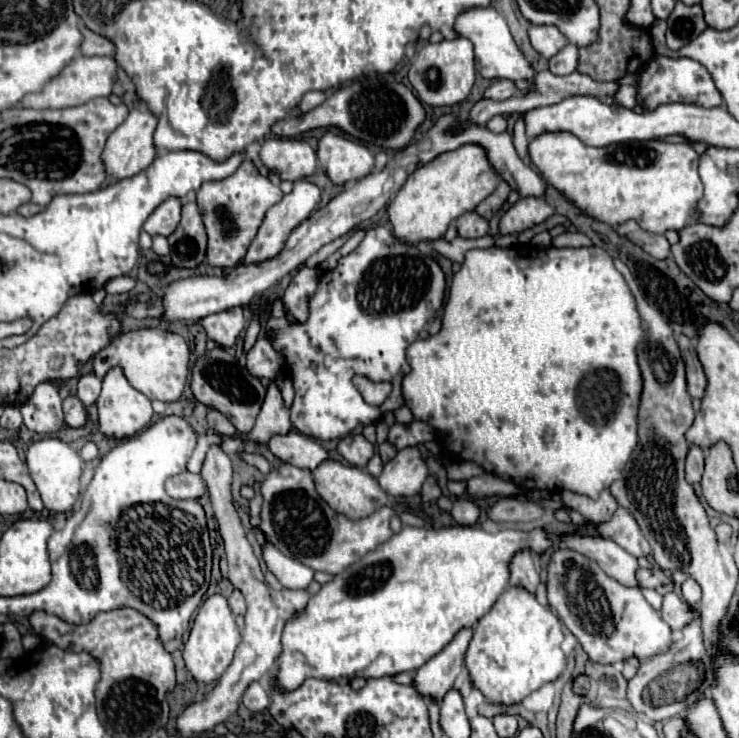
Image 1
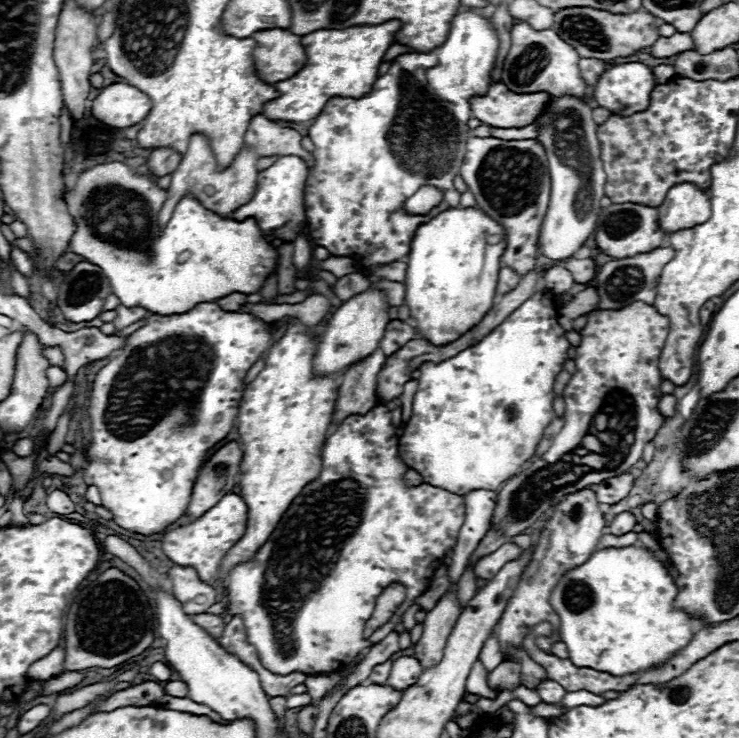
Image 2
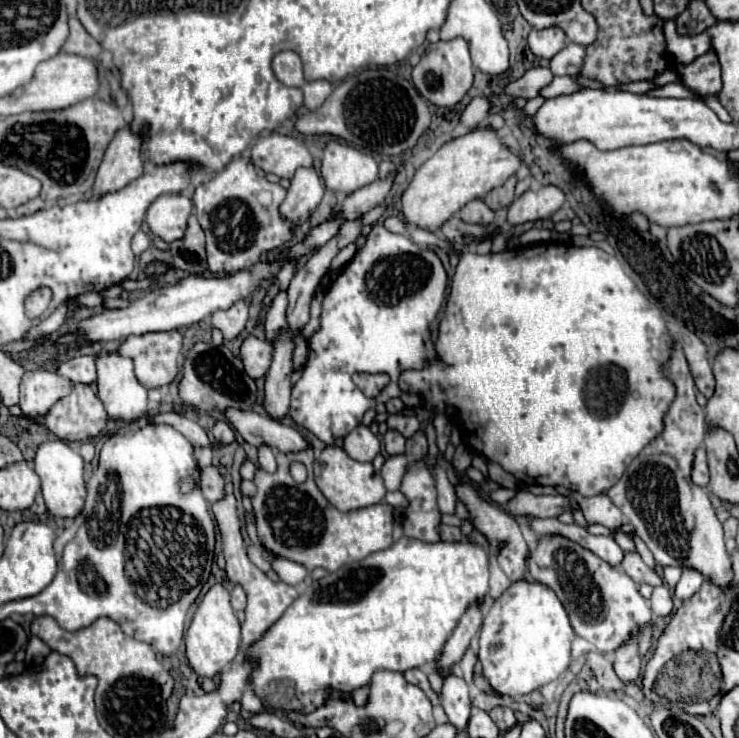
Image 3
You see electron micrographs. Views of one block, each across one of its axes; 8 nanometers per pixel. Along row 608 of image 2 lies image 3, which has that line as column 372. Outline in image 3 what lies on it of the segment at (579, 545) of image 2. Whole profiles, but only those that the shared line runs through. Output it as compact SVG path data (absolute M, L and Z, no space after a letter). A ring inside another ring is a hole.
M312 446L300 452L276 454L278 470L268 474L264 470L256 470L254 486L256 494L252 496L252 508L256 516L258 540L264 548L268 548L274 556L292 560L302 564L308 572L314 568L326 568L328 572L336 572L344 564L364 560L368 554L390 548L392 544L392 506L386 502L364 506L350 512L336 510L318 490L312 476L314 450ZM300 460L308 468L308 480L304 484L294 482L288 472L290 462Z

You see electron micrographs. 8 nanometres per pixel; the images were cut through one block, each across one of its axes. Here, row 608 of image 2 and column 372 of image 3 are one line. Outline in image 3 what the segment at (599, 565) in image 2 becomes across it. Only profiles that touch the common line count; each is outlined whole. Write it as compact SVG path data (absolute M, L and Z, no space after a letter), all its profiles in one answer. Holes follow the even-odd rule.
M404 536L390 548L312 582L286 608L282 618L248 646L246 658L256 662L250 674L250 688L262 700L264 708L310 714L324 706L332 690L352 694L356 688L368 686L376 670L406 672L434 662L462 612L474 600L484 600L486 594L488 550L468 540L428 544Z

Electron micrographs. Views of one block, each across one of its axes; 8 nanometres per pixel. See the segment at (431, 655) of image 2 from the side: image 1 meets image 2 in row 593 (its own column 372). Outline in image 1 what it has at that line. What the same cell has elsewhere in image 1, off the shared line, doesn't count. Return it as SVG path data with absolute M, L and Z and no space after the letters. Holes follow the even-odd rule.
M362 434L344 436L336 450L346 462L350 462L358 468L364 468L368 464L368 460L374 456L374 446Z

